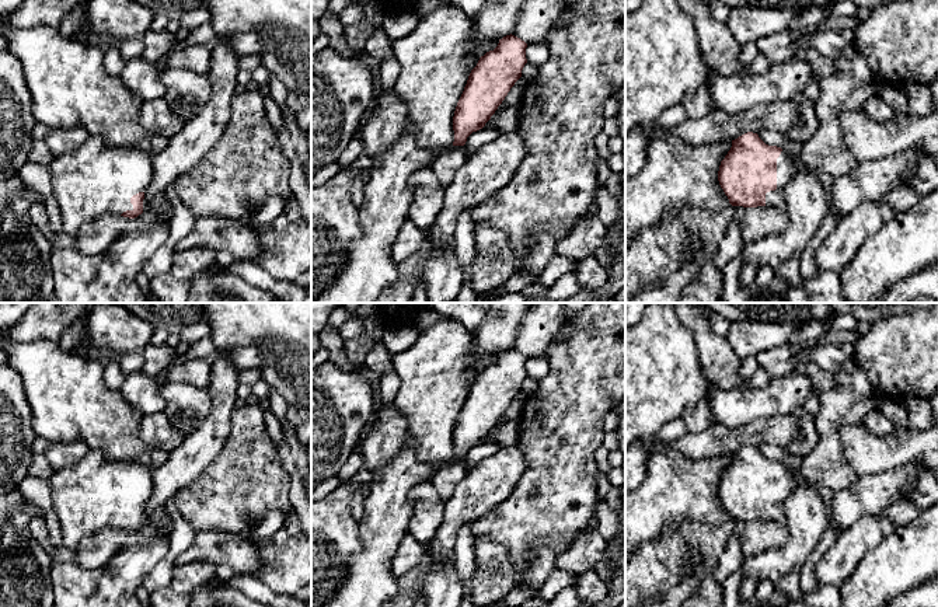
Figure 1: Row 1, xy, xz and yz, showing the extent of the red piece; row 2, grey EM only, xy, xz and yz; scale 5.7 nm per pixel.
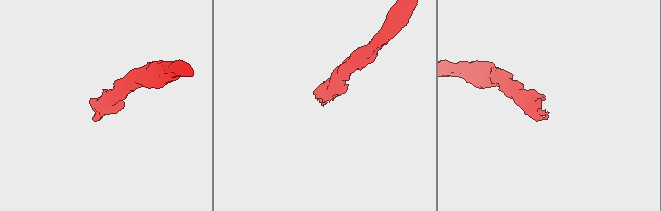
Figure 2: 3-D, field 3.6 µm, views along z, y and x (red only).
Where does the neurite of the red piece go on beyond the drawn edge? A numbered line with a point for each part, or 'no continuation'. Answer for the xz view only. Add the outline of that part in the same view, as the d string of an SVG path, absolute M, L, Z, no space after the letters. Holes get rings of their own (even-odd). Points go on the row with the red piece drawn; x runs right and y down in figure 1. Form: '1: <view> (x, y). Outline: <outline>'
1: xz (369, 268). Outline: M407 123L400 139L390 149L372 157L373 165L369 171L370 178L365 184L365 199L359 207L359 224L362 229L362 236L346 247L346 258L341 265L337 279L331 286L325 287L313 303L376 303L381 292L398 280L398 268L397 262L393 259L391 248L401 226L408 219L408 210L414 196L411 177L419 170L430 168L432 163L440 154L451 150L453 147L457 146L451 146L447 150L421 147L416 143L415 128L411 123Z

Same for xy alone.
1: xy (93, 180). Outline: M90 135L83 146L53 157L50 164L52 189L57 202L63 233L76 237L80 229L105 213L122 214L133 210L130 198L144 193L143 212L147 210L147 188L153 177L151 154L137 149L108 147L100 136Z

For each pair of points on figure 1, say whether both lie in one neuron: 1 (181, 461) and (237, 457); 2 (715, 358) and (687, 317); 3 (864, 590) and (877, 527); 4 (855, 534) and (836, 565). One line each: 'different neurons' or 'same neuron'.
1: different neurons
2: same neuron
3: different neurons
4: same neuron

